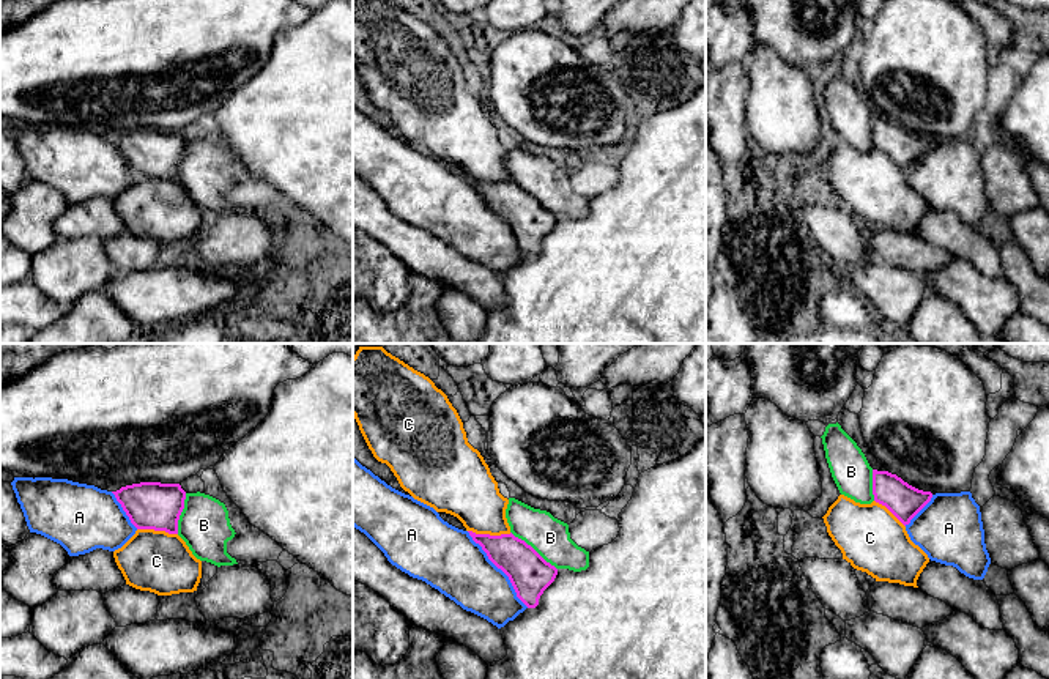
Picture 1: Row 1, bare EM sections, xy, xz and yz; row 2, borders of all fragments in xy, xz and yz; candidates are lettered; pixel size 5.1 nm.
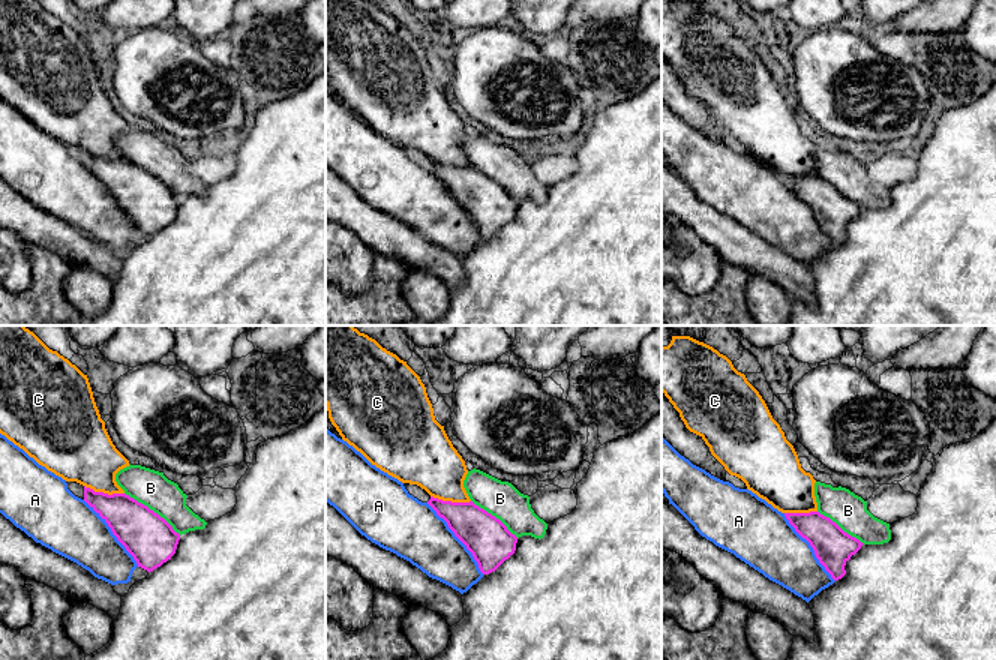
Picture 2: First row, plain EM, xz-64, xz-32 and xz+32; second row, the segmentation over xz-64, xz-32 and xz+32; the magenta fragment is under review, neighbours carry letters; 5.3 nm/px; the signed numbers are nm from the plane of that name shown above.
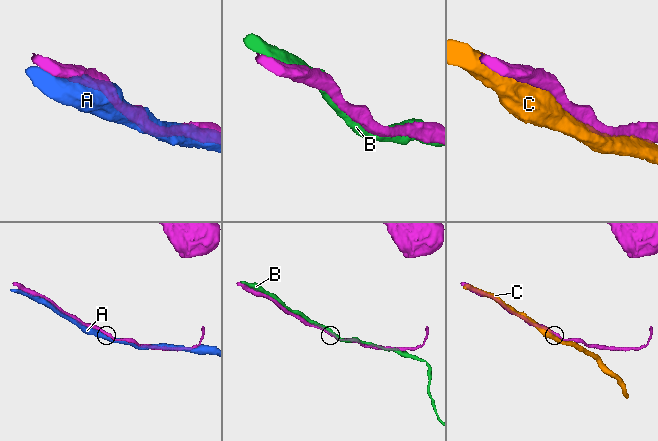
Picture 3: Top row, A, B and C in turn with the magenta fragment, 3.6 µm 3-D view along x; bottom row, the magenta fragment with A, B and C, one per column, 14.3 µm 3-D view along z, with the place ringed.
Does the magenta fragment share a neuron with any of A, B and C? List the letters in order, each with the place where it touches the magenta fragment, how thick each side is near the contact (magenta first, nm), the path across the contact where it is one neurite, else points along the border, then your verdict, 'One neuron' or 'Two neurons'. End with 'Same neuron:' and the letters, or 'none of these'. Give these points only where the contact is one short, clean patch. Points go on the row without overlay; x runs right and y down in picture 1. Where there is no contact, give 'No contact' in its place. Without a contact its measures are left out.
A: Touches magenta at xz (500, 215). Thickness 220 nm (magenta) against 320 nm. Two neurons
B: Touches magenta at xz (533, 196). Thickness 220 nm (magenta) against 200 nm. Two neurons
C: Touches magenta at xz (489, 181). Thickness 200 nm (magenta) against 280 nm. One neuron
Same neuron: C

